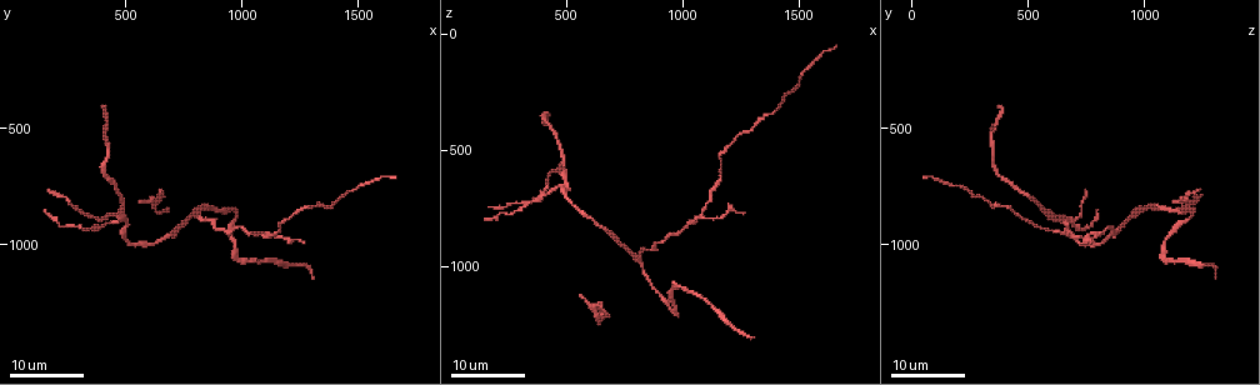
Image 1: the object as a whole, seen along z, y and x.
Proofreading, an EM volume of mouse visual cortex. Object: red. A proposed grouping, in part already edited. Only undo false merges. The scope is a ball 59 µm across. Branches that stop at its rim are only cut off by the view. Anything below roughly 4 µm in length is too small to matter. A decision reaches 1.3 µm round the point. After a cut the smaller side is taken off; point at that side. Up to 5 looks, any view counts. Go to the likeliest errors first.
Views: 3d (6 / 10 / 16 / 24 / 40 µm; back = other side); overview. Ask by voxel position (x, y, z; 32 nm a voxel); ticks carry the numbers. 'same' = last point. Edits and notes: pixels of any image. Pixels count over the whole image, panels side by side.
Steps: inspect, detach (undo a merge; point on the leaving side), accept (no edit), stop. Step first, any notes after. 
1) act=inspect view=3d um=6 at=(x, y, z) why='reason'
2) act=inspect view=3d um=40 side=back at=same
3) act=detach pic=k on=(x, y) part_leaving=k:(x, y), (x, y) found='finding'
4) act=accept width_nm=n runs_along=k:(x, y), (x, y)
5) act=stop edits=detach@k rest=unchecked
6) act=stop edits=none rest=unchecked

act=inspect view=3d um=24 at=(1090, 960, 770) why='small branch off a trunk'

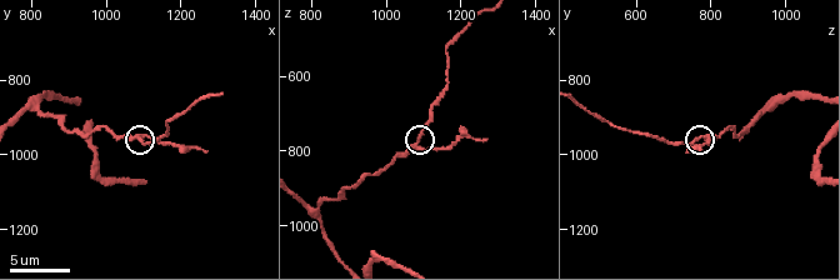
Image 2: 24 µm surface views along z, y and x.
act=inspect view=3d um=6 at=(1090, 950, 780)

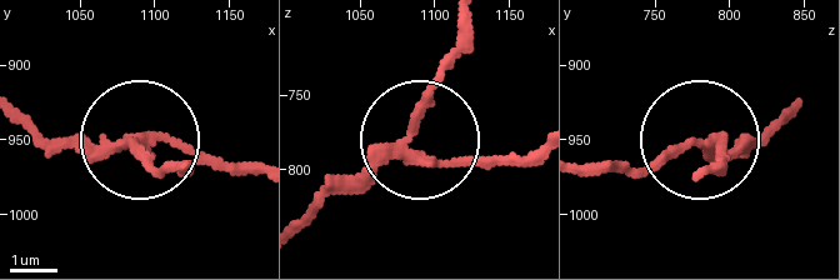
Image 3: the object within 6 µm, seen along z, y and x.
act=detach pic=3 on=(184, 151) arms=3 part_leaving=3:(114, 149), (253, 160) found='a second neuron is stuck on'

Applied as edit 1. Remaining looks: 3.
act=inspect view=3d um=16 at=(460, 860, 600)

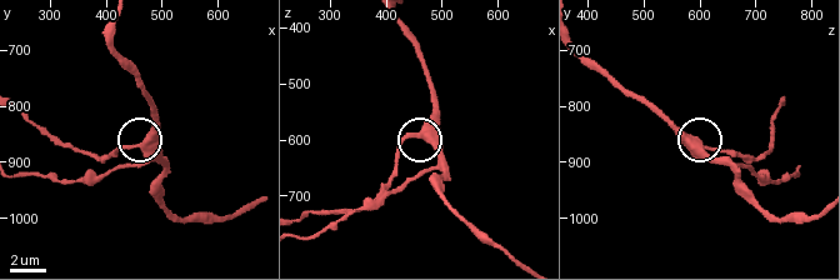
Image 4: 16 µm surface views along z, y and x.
act=inspect view=3d um=10 at=(460, 870, 590)

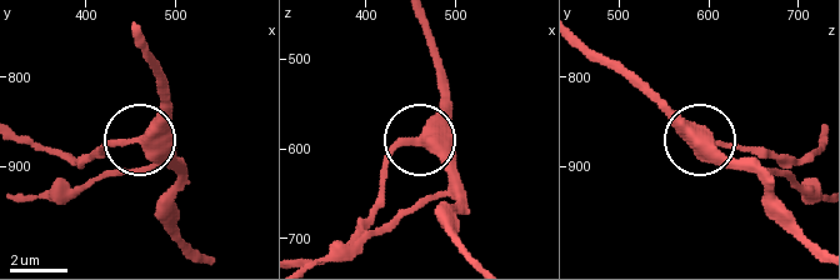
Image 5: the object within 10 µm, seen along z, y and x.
act=accept width_nm=460 runs_along=5:(471, 258), (429, 143), (400, 143), (380, 184) found='one neuron here'

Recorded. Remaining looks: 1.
act=inspect view=3d um=10 at=(790, 860, 960)

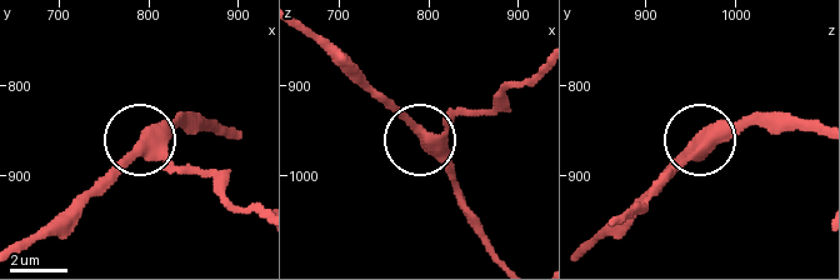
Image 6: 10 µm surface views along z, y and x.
act=accept found='one neuron here'

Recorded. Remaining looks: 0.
act=stop edits=detach@3 rest=unchecked

